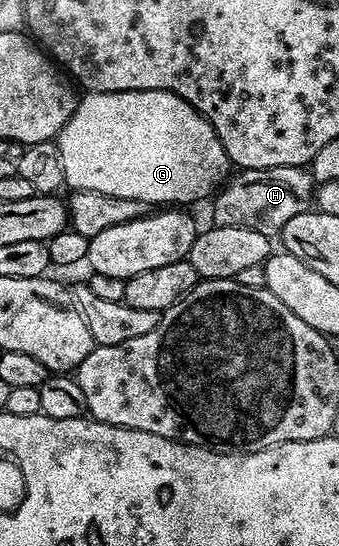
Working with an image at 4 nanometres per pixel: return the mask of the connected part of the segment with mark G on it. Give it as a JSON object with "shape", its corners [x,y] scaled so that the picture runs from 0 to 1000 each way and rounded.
{"shape":[[[375,165],[372,168],[268,168],[242,174],[206,220],[186,231],[162,262],[180,286],[189,335],[215,348],[292,348],[292,355],[339,355],[339,363],[398,363],[445,377],[558,377],[566,366],[625,361],[655,342],[658,332],[678,321],[676,284],[658,275],[634,238],[540,179],[493,165]]]}

